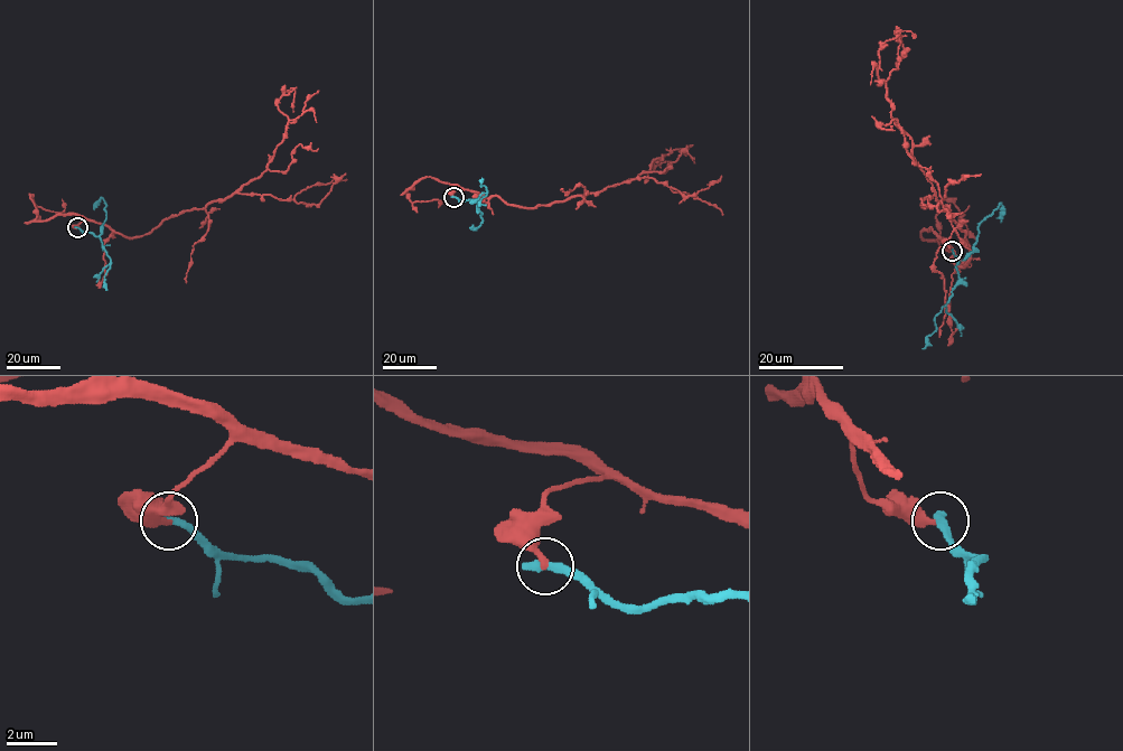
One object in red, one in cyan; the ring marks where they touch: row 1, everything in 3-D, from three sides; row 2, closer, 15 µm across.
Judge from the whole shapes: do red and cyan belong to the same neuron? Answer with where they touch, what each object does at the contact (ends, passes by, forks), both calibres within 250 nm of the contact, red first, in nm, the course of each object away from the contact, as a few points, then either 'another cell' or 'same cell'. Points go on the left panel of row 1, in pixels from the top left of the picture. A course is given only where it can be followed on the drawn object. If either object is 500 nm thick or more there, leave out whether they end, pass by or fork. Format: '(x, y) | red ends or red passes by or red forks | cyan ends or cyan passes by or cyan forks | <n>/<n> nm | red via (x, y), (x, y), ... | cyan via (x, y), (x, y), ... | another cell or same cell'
(77, 227) | red ends | cyan ends | 280/400 nm | red via (77, 227), (86, 219), (139, 236), (224, 200), (267, 168), (288, 120), (277, 101), (295, 88), (293, 112) | cyan via (77, 227), (99, 236), (106, 253), (111, 263), (104, 278), (105, 290) | another cell

